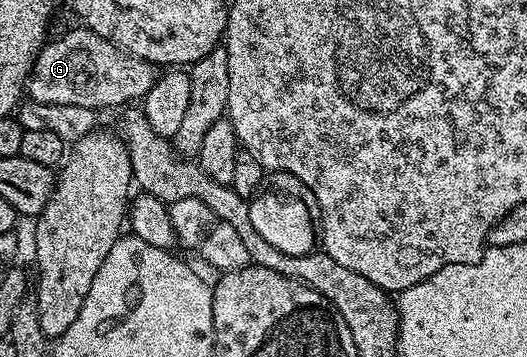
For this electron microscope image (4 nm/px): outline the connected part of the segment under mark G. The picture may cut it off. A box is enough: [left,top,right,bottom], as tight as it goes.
[25,26,156,110]

